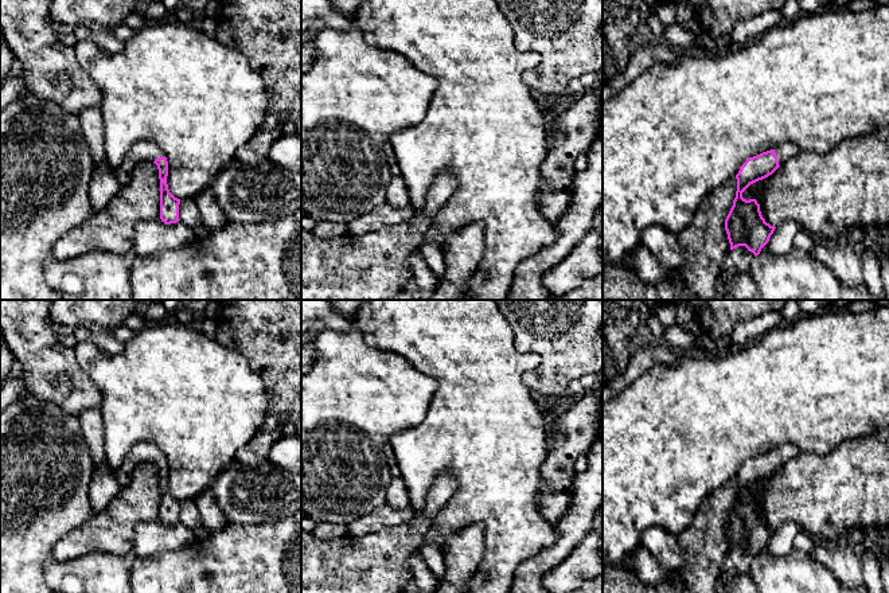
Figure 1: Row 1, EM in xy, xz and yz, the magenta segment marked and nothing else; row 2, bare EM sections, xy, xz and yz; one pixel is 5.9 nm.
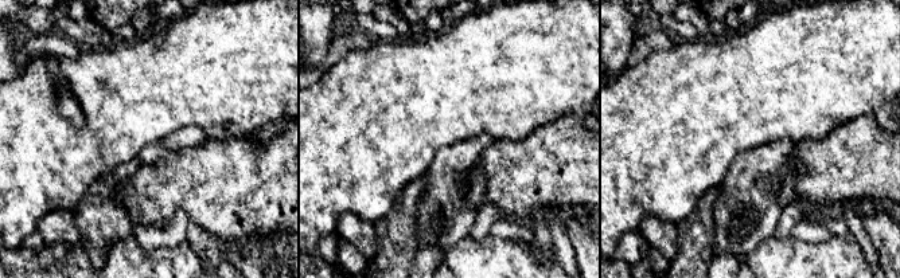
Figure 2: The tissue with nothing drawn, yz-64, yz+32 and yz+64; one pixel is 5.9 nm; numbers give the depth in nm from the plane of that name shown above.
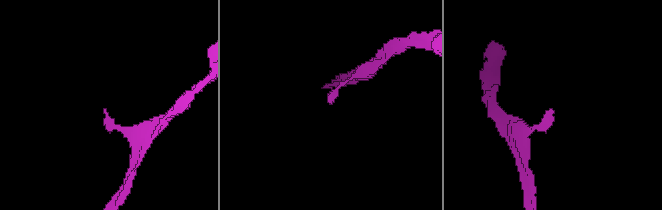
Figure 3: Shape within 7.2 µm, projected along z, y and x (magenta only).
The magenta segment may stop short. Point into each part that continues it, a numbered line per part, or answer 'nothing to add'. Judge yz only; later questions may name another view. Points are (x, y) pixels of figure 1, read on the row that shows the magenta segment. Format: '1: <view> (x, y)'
1: yz (788, 149)

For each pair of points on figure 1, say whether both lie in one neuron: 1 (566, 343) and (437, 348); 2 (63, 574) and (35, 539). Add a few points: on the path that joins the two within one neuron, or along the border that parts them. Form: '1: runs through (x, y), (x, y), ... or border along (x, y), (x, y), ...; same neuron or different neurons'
1: border along (503, 316), (514, 346), (535, 352), (541, 365); different neurons
2: border along (50, 554), (45, 562), (43, 578); different neurons

